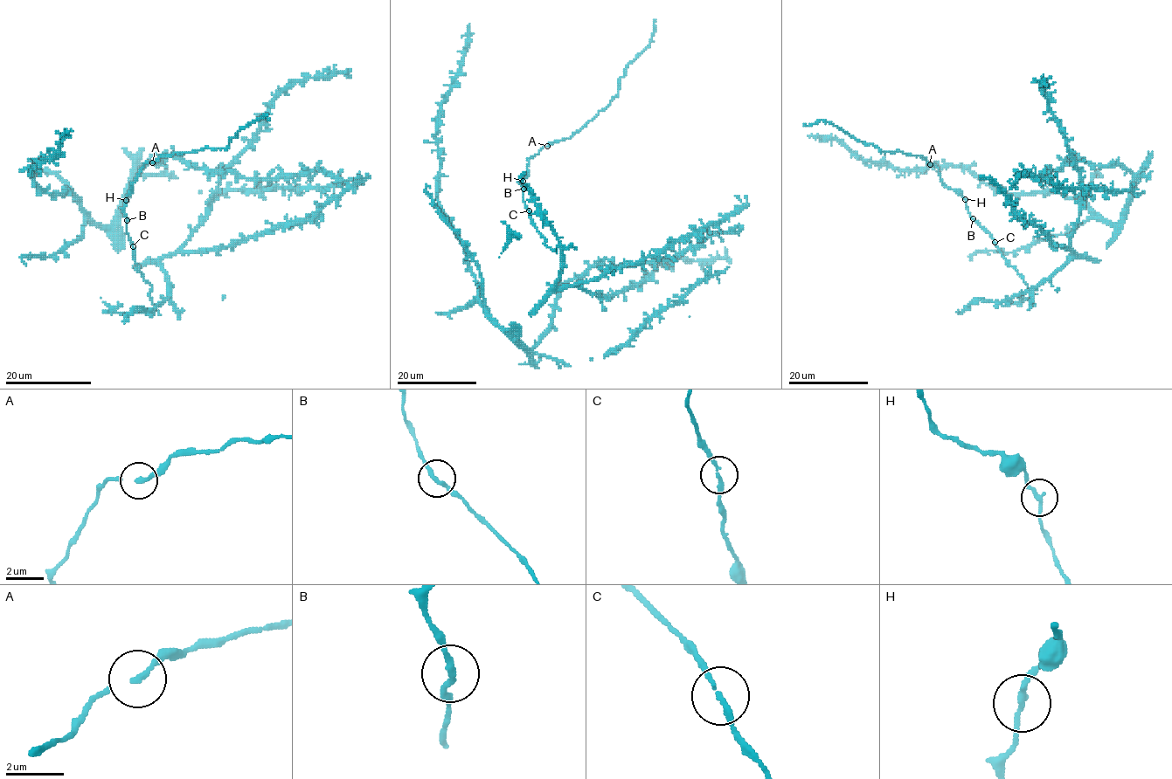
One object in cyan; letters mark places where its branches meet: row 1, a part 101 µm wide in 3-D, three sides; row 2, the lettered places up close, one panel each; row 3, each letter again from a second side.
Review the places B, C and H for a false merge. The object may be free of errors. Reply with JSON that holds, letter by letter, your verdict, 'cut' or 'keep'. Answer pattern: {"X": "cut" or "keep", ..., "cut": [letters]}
{"B": "keep", "C": "keep", "H": "keep", "cut": []}

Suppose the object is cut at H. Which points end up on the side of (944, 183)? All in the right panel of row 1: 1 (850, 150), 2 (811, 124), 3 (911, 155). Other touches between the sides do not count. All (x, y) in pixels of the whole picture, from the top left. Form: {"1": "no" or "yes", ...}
{"1": "no", "2": "yes", "3": "yes"}

